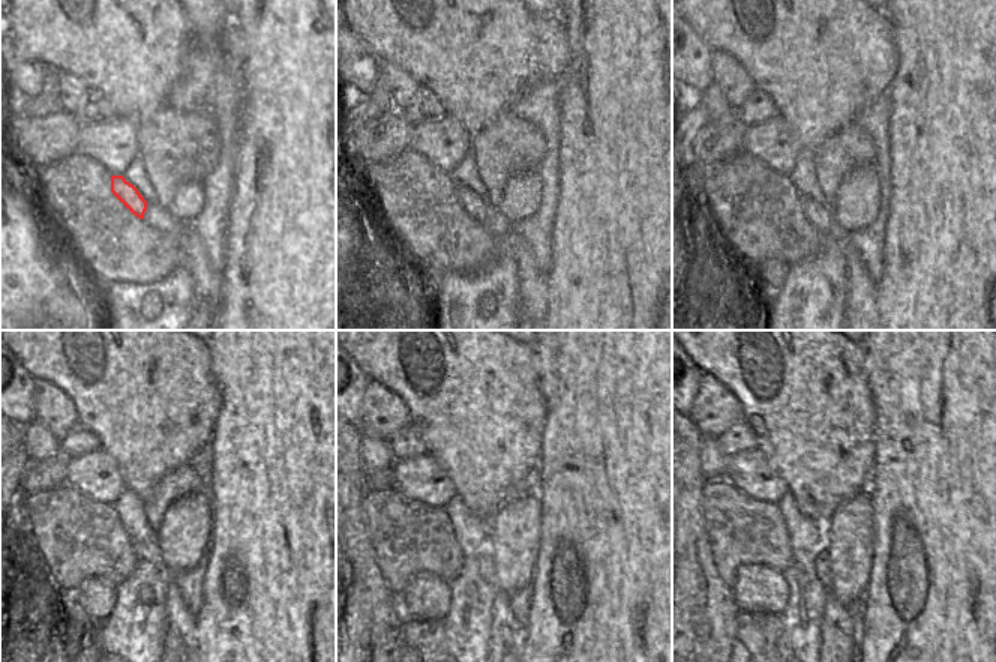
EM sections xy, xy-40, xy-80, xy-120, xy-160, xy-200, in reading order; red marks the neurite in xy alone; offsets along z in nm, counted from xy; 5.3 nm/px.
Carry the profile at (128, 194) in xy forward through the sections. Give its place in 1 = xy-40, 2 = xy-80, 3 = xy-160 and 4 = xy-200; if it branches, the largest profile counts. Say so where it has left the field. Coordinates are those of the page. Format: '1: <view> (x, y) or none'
1: xy-40 (474, 206)
2: xy-80 (818, 215)
3: xy-160 (485, 565)
4: xy-200 (821, 565)

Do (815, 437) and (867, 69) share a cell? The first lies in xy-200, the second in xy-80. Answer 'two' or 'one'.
one

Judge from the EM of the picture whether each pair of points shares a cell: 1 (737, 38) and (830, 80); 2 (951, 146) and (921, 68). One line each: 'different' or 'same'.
1: same
2: same

